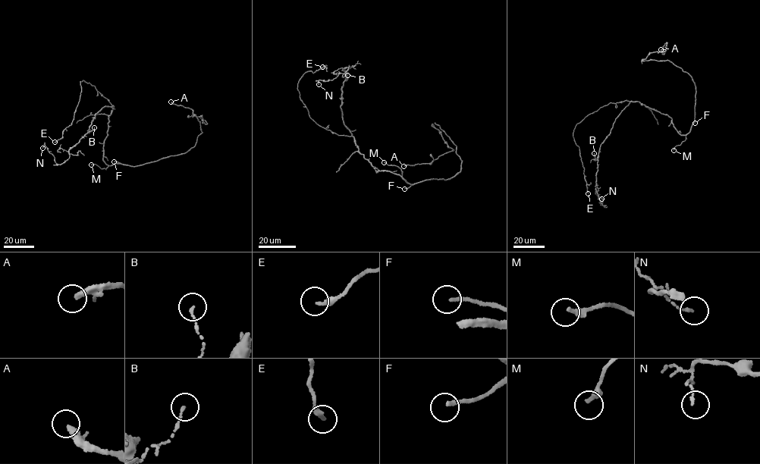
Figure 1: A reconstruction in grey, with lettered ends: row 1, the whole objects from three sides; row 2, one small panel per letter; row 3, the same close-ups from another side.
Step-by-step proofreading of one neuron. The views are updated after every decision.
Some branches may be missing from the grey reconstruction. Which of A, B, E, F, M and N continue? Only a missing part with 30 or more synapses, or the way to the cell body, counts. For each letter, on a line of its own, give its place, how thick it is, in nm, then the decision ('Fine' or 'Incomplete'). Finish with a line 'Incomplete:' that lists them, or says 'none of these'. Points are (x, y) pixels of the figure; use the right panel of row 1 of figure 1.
A: Place: (661, 49). Thickness 320 nm. Incomplete
B: Place: (594, 153). Thickness 140 nm. Fine
E: Place: (588, 193). Thickness 220 nm. Fine
F: Place: (695, 123). Thickness 200 nm. Incomplete
M: Place: (673, 150). Thickness 240 nm. Fine
N: Place: (601, 199). Thickness 120 nm. Fine
Incomplete: A, F

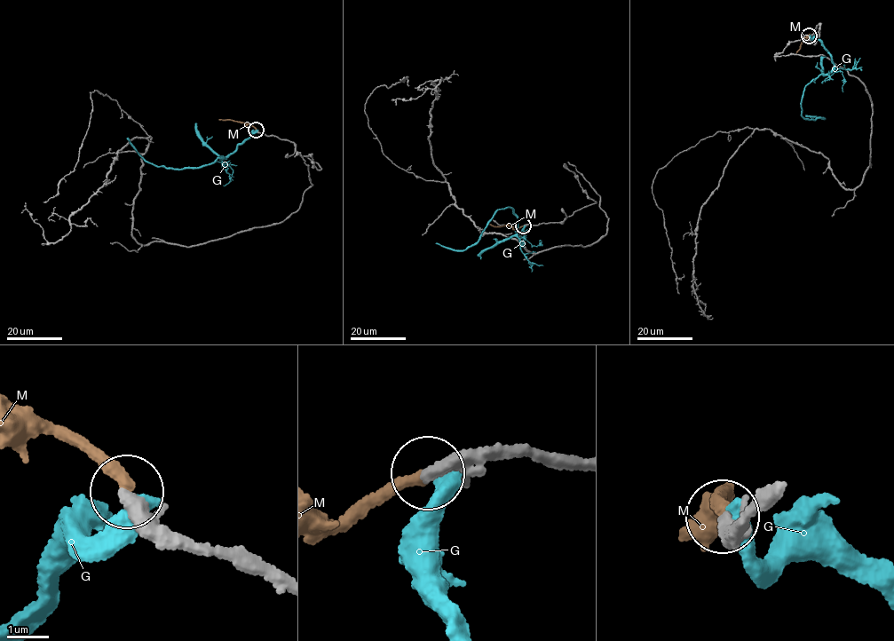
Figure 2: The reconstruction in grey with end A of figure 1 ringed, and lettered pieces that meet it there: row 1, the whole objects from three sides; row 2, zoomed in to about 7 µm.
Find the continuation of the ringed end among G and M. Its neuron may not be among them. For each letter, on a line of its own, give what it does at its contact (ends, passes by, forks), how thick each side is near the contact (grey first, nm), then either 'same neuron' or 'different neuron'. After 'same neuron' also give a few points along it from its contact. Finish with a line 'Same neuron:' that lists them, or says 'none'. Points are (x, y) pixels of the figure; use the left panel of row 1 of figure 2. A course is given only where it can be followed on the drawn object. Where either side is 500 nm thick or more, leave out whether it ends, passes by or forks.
G: it ends there; 480 nm thick on the grey side, 480 nm on the other; different neuron
M: it ends there; 240 nm thick on the grey side, 300 nm on the other; same neuron; it runs (256, 129), (241, 122), (218, 120)
Same neuron: M

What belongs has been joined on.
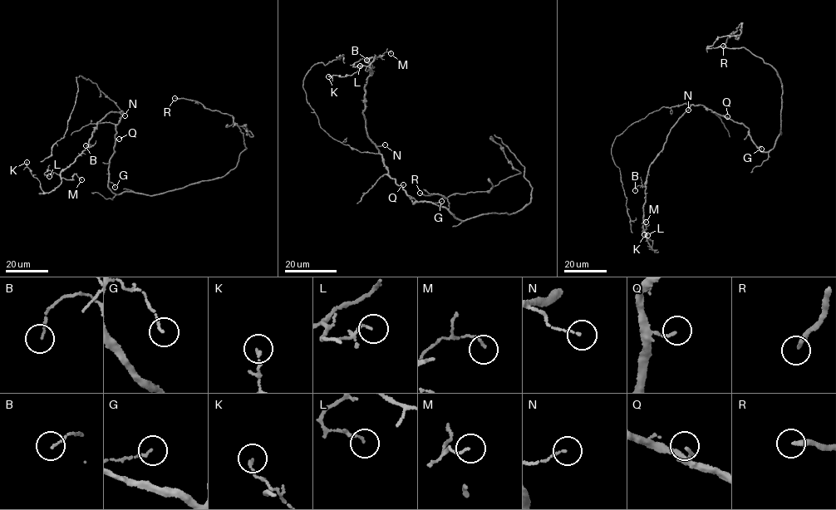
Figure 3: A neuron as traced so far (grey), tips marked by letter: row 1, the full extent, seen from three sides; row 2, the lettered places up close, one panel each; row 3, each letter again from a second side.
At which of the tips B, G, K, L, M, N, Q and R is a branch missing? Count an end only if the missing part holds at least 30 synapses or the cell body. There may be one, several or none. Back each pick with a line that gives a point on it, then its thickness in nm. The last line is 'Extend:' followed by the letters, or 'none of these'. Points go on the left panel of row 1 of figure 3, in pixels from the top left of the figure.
R: at (174, 98); 200 nm thick
Extend: R

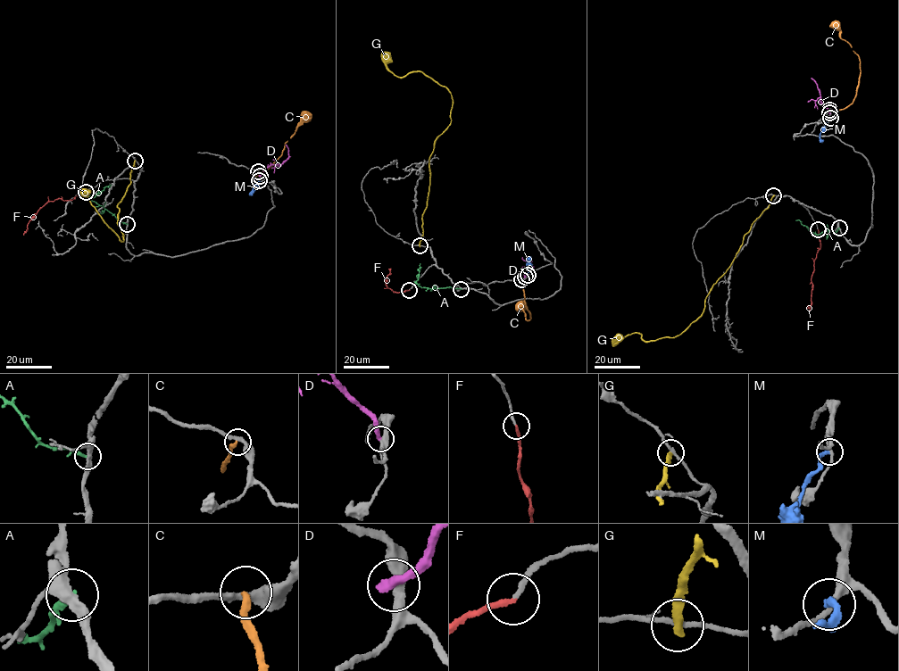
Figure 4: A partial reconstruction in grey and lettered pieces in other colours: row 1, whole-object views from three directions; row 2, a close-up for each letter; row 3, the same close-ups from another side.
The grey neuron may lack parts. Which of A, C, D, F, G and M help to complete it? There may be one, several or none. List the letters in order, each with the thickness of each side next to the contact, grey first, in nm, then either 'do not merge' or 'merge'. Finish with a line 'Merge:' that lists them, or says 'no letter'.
A: 340 nm thick on the grey side, 200 nm on the other; do not merge
C: 320 nm thick on the grey side, 280 nm on the other; do not merge
D: 360 nm thick on the grey side, 380 nm on the other; do not merge
F: 170 nm thick on the grey side, 200 nm on the other; merge
G: 190 nm thick on the grey side, 320 nm on the other; do not merge
M: 240 nm thick on the grey side, 280 nm on the other; do not merge
Merge: F

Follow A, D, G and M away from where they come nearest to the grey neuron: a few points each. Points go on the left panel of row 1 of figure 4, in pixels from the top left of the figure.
A: (127, 224), (119, 221), (103, 206), (92, 201), (91, 197), (111, 184)
D: (260, 175), (269, 166), (279, 165), (287, 159), (286, 144)
G: (135, 161), (130, 184), (117, 206), (118, 226), (123, 241), (82, 194), (90, 192)
M: (259, 180), (249, 194)

